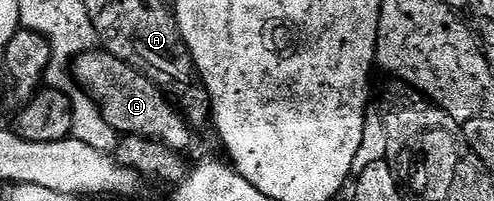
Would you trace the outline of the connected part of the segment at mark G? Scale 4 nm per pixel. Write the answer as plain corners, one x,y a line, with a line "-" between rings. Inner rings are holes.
94,49
76,56
71,70
76,86
97,103
97,108
111,129
122,136
142,135
145,139
167,145
173,151
185,153
193,143
194,132
178,113
172,102
157,88
156,83
143,72
119,61
119,57
104,49
-
193,134
193,135
192,135

